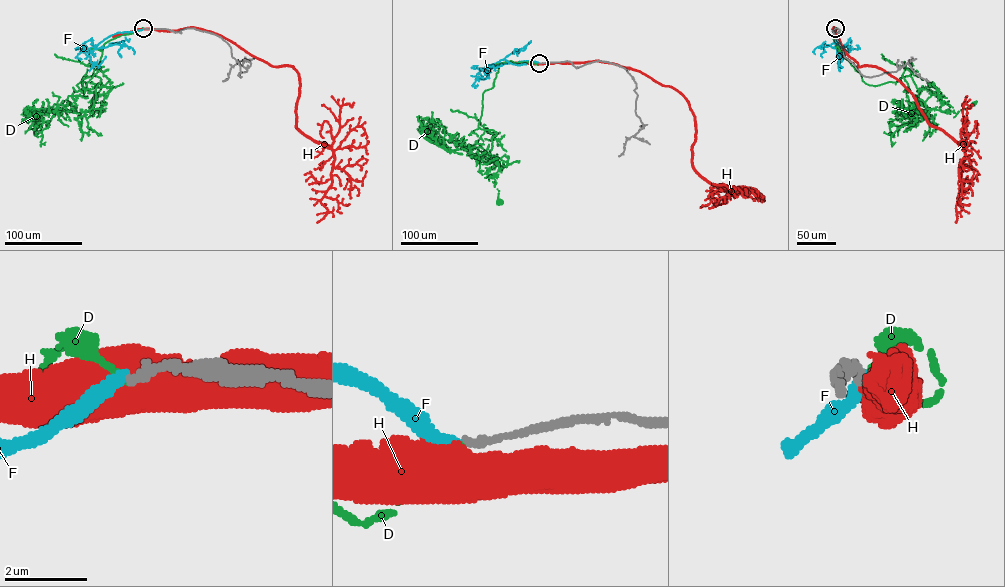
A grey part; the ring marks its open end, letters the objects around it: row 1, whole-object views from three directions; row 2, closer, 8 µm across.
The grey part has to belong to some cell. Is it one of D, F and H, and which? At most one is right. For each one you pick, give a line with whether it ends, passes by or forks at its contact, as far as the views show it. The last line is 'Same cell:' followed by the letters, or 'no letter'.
D: it ends
Same cell: D

